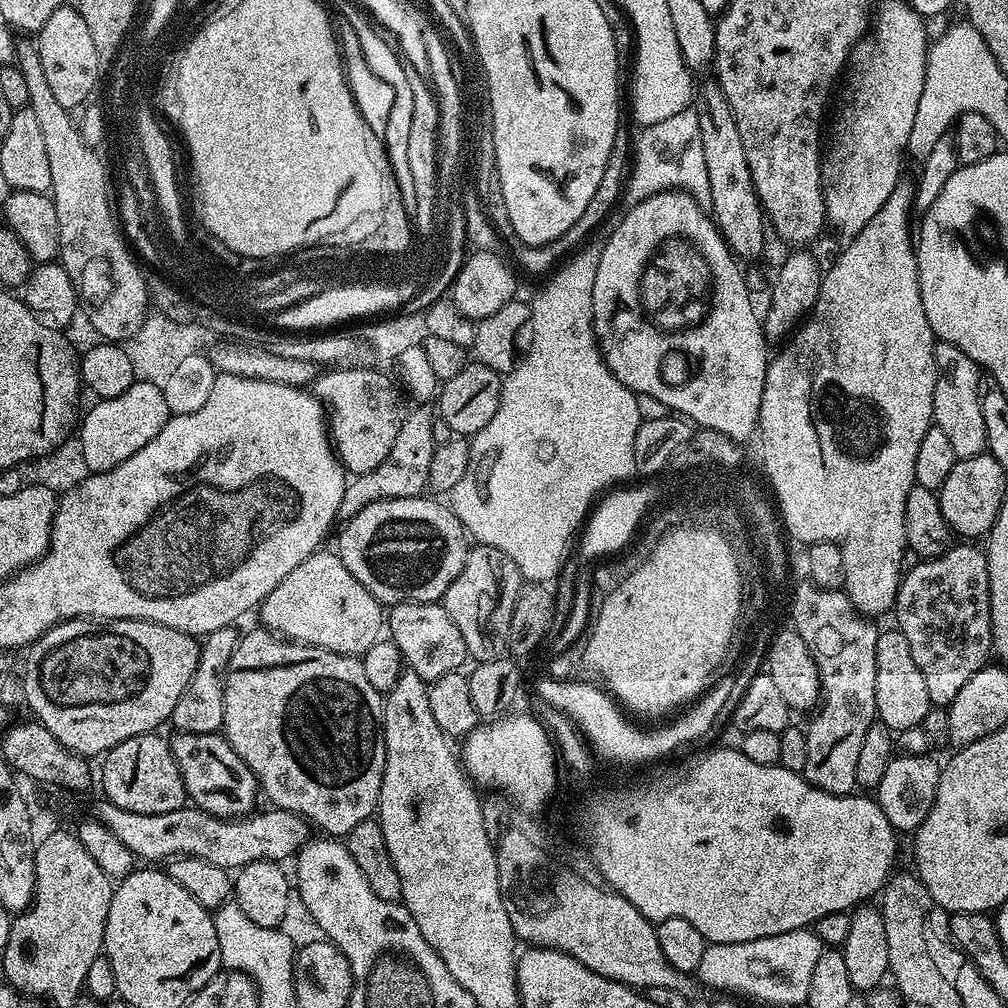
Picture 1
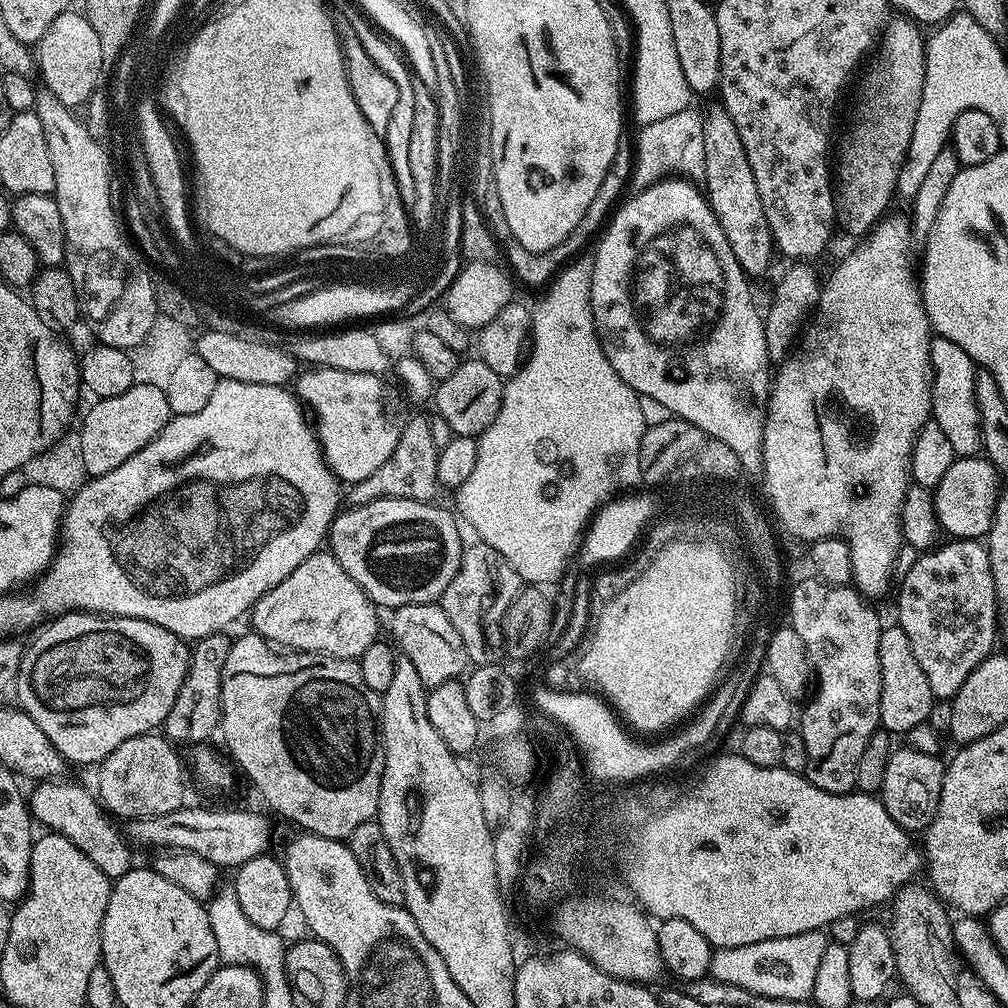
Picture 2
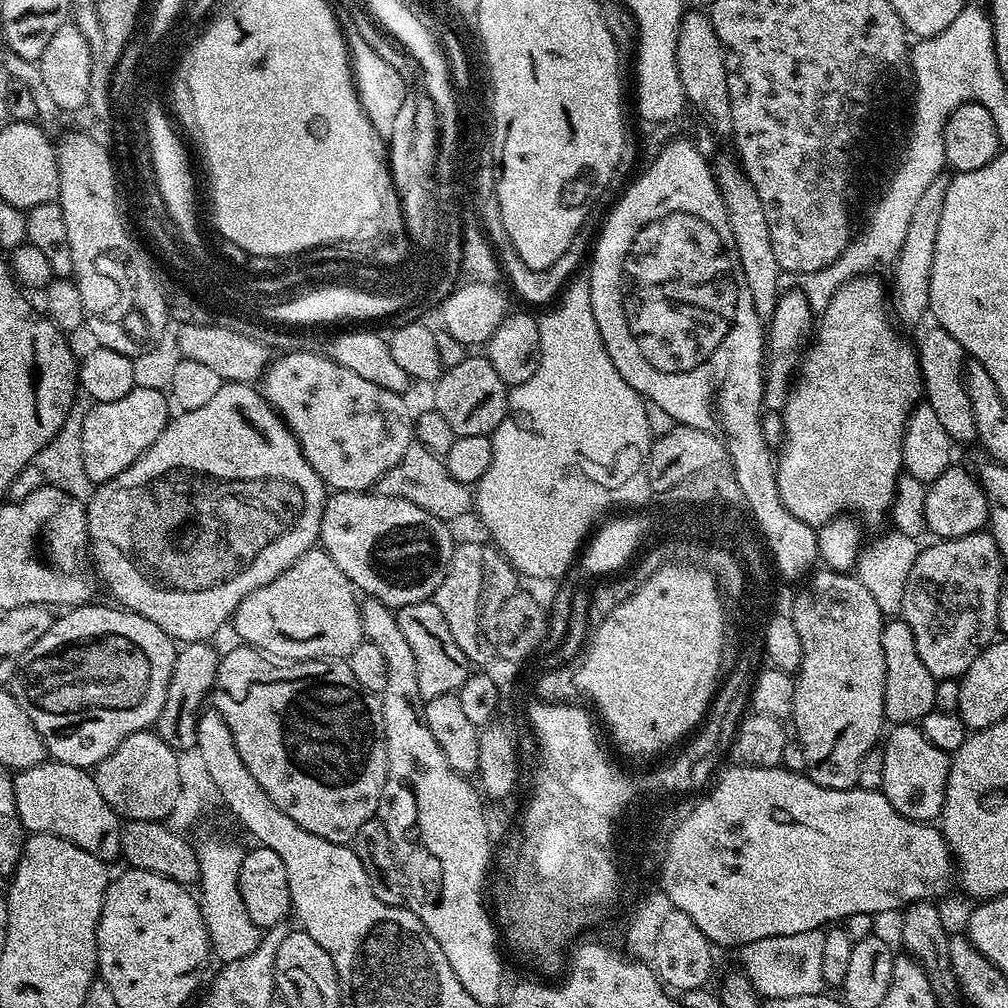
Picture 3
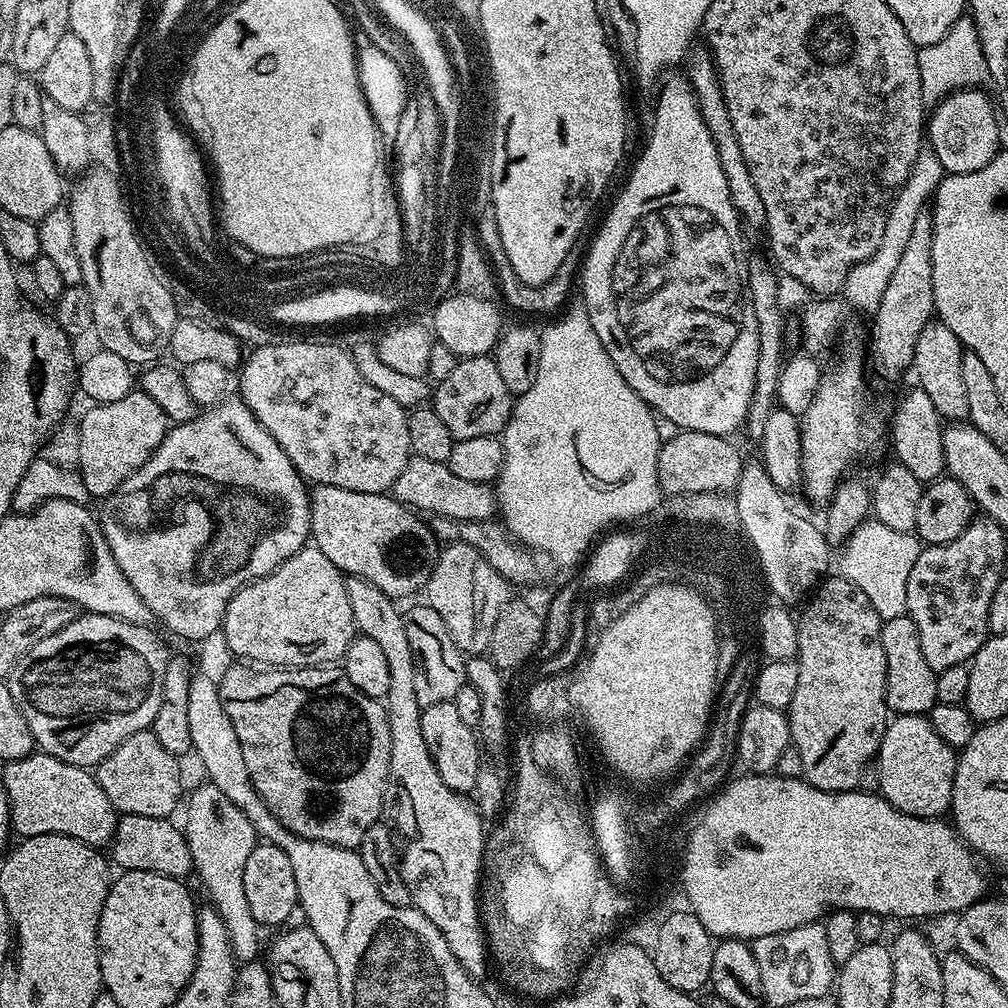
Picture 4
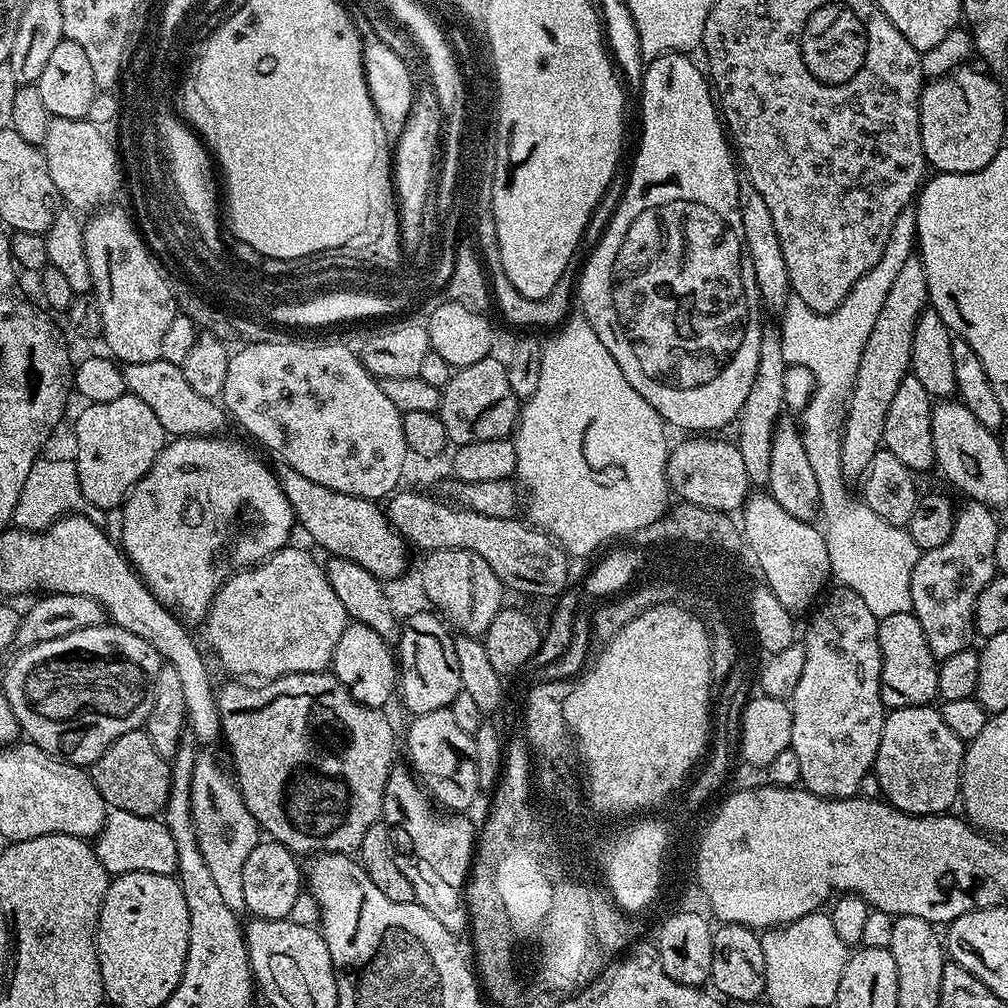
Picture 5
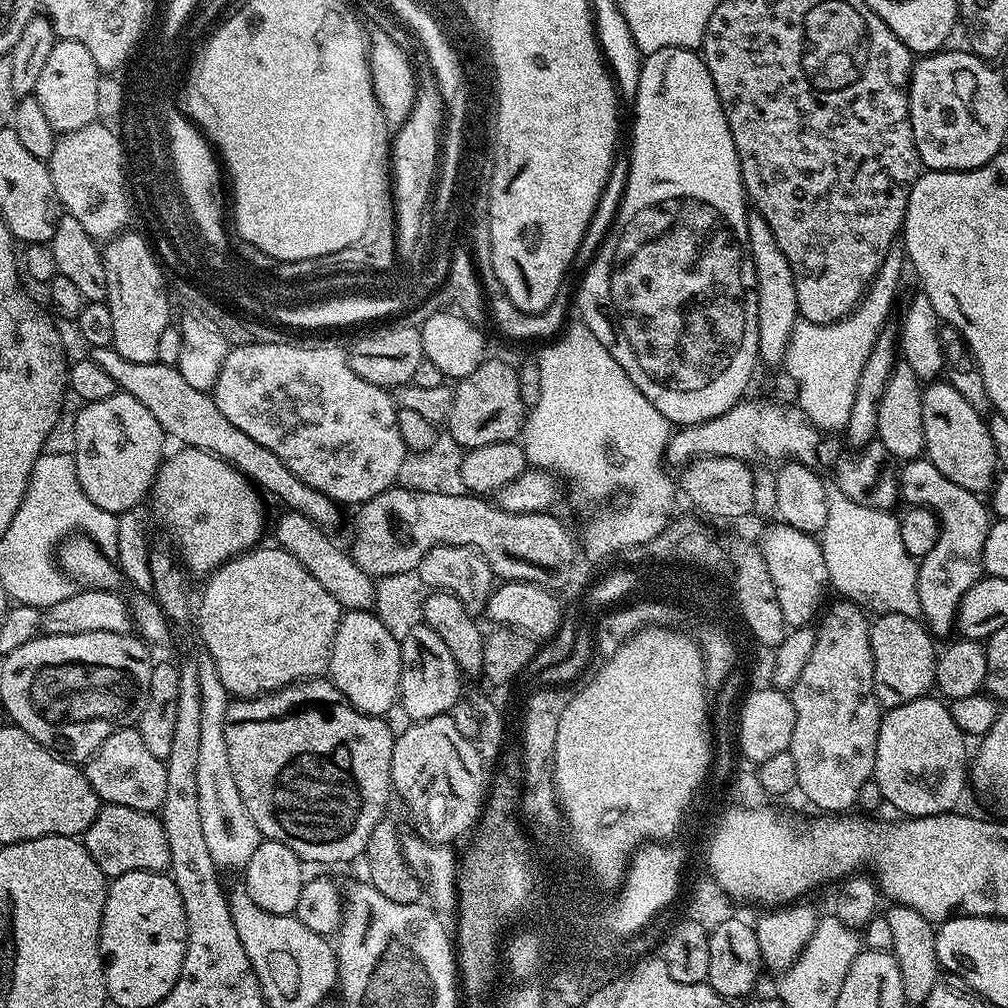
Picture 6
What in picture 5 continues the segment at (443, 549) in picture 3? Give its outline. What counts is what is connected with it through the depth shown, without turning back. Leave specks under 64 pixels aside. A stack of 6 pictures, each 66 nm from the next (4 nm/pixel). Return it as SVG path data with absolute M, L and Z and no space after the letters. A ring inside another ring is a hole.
M290 467L281 469L278 472L280 485L296 513L299 527L304 527L309 538L318 547L325 548L329 557L341 556L350 562L358 562L358 566L370 570L370 574L382 582L397 579L409 571L410 545L397 532L377 501L338 494L338 490L330 490L326 486L318 486L318 482L310 482L310 478L302 478L302 474Z

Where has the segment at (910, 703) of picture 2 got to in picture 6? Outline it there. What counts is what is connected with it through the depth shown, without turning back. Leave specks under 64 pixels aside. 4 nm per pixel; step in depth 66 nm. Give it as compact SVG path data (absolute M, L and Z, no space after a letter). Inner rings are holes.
M883 613L875 619L870 624L870 650L874 654L874 694L881 709L897 708L929 695L935 685L938 657L932 633L919 619L905 614Z

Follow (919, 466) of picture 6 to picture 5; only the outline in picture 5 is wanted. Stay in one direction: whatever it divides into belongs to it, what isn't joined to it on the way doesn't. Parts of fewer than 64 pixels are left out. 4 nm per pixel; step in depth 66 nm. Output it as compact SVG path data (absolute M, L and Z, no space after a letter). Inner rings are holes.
M968 500L957 509L954 530L951 531L950 538L942 544L942 546L935 547L934 550L921 553L917 565L914 566L913 574L910 576L910 598L912 599L911 612L918 618L918 622L922 622L922 630L926 634L926 642L930 646L930 650L935 654L937 661L943 661L950 658L951 655L958 654L959 651L966 651L973 647L972 636L977 635L976 623L974 622L974 610L978 598L982 594L982 590L986 590L986 586L990 581L996 577L996 559L994 558L994 549L997 545L997 534L1000 529L1000 522L997 522L997 516L993 509L985 506L985 504L978 503L976 500Z

